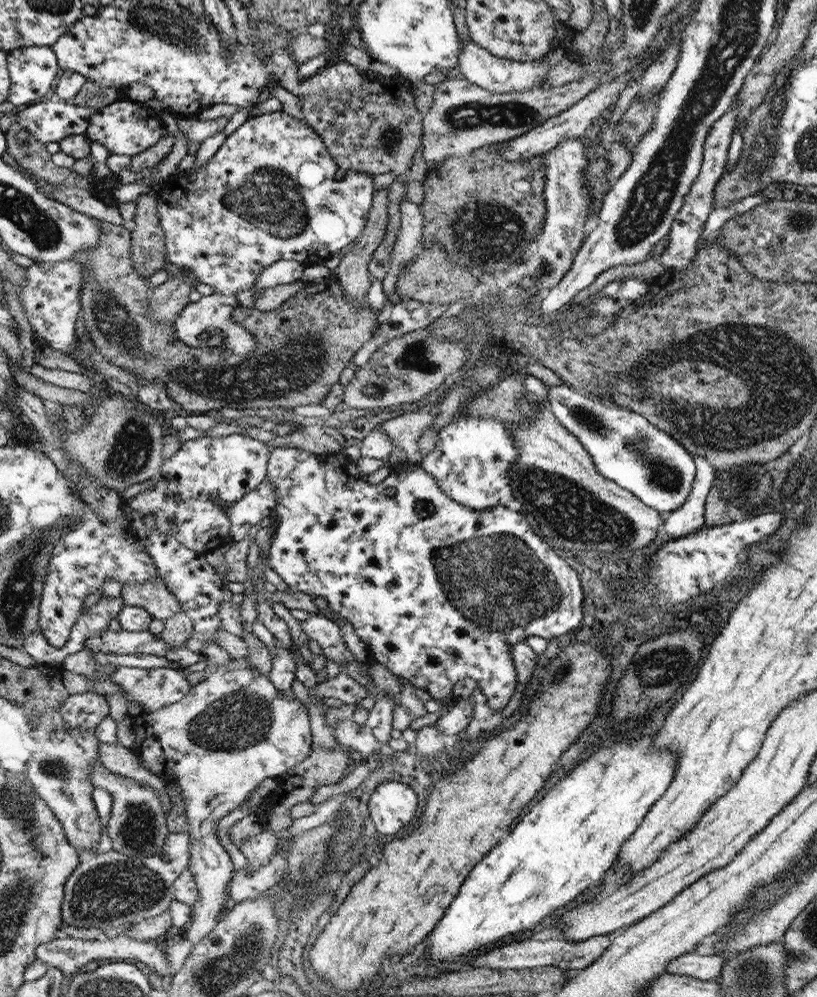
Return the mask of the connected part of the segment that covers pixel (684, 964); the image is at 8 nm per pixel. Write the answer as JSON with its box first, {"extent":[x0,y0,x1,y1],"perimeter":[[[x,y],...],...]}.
{"extent":[667,950,726,981],"perimeter":[[[696,950],[668,962],[667,972],[678,976],[690,976],[696,980],[716,981],[726,964],[726,954],[702,956]]]}

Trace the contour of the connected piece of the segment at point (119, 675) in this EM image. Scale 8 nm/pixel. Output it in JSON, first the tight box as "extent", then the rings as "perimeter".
{"extent":[111,667,192,713],"perimeter":[[[118,667],[111,680],[125,691],[129,702],[139,702],[145,713],[179,703],[192,689],[188,670]]]}

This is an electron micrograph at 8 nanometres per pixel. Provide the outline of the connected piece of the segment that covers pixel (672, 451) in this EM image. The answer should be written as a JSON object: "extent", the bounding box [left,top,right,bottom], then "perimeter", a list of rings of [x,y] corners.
{"extent":[546,384,696,515],"perimeter":[[[564,384],[548,386],[546,400],[556,420],[578,437],[604,478],[630,491],[663,515],[680,508],[687,500],[696,475],[694,458],[682,444],[656,428],[645,416]]]}

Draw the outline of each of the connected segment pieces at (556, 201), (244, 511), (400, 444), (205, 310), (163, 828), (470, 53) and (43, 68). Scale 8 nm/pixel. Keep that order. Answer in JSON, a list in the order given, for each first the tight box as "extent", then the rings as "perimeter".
[{"extent":[515,138,591,297],"perimeter":[[[567,138],[550,151],[540,154],[548,170],[545,182],[544,198],[546,198],[546,223],[543,226],[544,234],[538,242],[538,250],[532,257],[526,258],[527,273],[515,285],[517,293],[530,296],[531,293],[540,297],[545,292],[556,287],[560,279],[573,263],[572,252],[578,252],[591,226],[588,216],[588,190],[584,183],[586,179],[582,171],[588,165],[588,157],[583,139]]]},{"extent":[225,477,276,542],"perimeter":[[[267,477],[262,480],[256,490],[245,494],[242,499],[232,503],[225,509],[230,516],[230,536],[233,542],[242,540],[252,526],[258,524],[265,516],[271,516],[276,505],[276,488],[272,488]]]},{"extent":[381,412,434,464],"perimeter":[[[402,412],[397,416],[381,423],[382,431],[394,441],[394,448],[402,449],[409,464],[419,464],[423,457],[419,454],[418,441],[425,430],[434,420],[434,414],[416,412]]]},{"extent":[157,110,374,356],"perimeter":[[[283,110],[276,113],[262,114],[259,117],[250,116],[246,118],[230,136],[225,138],[222,146],[201,170],[194,172],[193,168],[193,171],[184,172],[184,174],[176,172],[174,177],[169,178],[165,182],[165,185],[161,187],[161,190],[157,191],[157,218],[162,225],[162,231],[165,235],[167,267],[171,273],[182,273],[183,275],[190,276],[196,283],[202,282],[202,284],[213,286],[216,292],[187,305],[181,311],[181,315],[174,321],[176,325],[176,340],[192,347],[210,347],[213,343],[207,341],[205,336],[207,334],[214,334],[218,338],[214,343],[222,343],[225,351],[228,351],[229,354],[236,356],[253,354],[251,351],[257,348],[257,337],[245,326],[236,322],[234,318],[236,309],[240,307],[236,292],[252,288],[258,281],[257,278],[260,273],[267,270],[268,266],[272,266],[272,263],[279,262],[279,260],[293,260],[309,266],[311,264],[323,264],[326,260],[339,255],[342,248],[353,241],[356,242],[361,236],[361,231],[368,220],[370,208],[372,208],[374,192],[373,175],[340,169],[338,162],[331,156],[323,136],[316,132],[307,121],[300,122],[300,120],[292,118],[292,116],[288,116]]]},{"extent":[92,759,168,857],"perimeter":[[[97,759],[93,768],[92,785],[107,790],[114,798],[110,819],[106,821],[107,834],[112,840],[112,848],[131,857],[148,857],[159,855],[167,846],[168,834],[167,812],[160,805],[157,793],[151,787],[139,781],[108,770]]]},{"extent":[459,39,568,93],"perimeter":[[[472,39],[469,42],[462,41],[462,47],[460,46],[459,50],[462,50],[459,56],[459,64],[464,78],[486,90],[498,93],[524,91],[538,87],[536,83],[542,81],[544,75],[547,75],[549,70],[568,54],[565,42],[563,42],[561,46],[551,50],[548,53],[548,58],[546,58],[546,60],[540,59],[540,62],[520,62],[496,57],[486,51],[486,49],[480,47],[480,45],[476,44]]]},{"extent":[7,45,60,106],"perimeter":[[[34,45],[7,54],[11,88],[9,100],[15,106],[33,104],[48,94],[60,70],[52,47]]]}]

